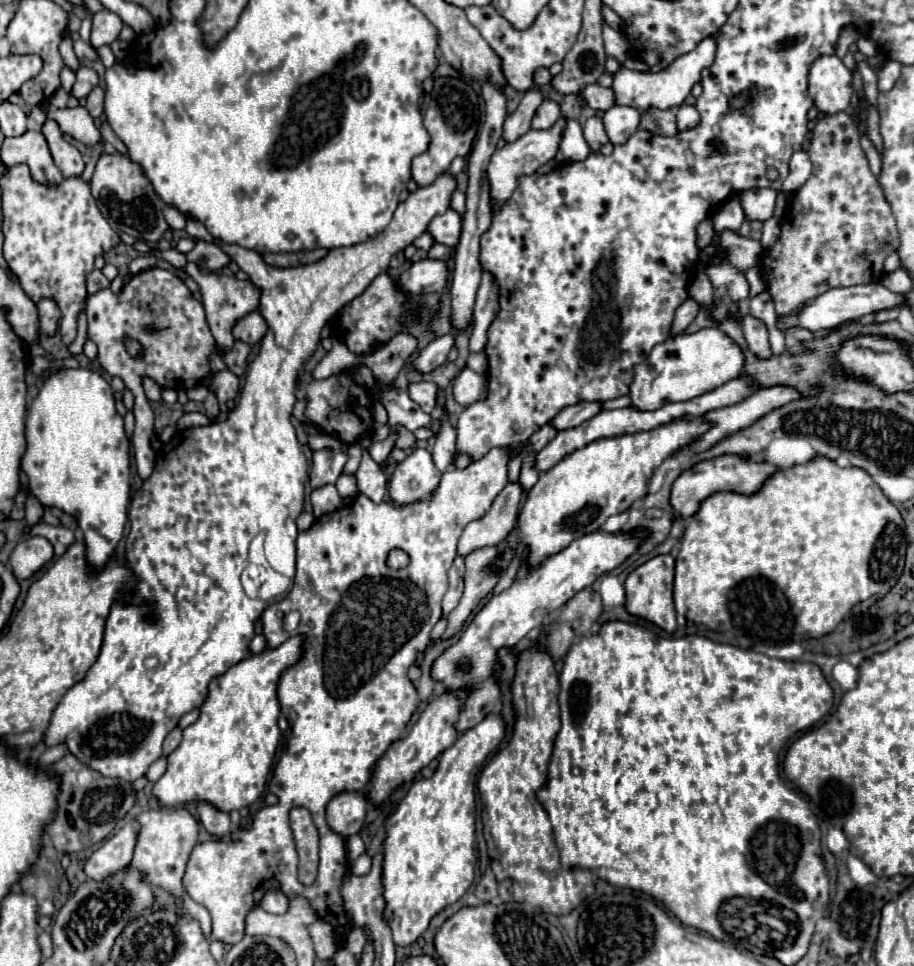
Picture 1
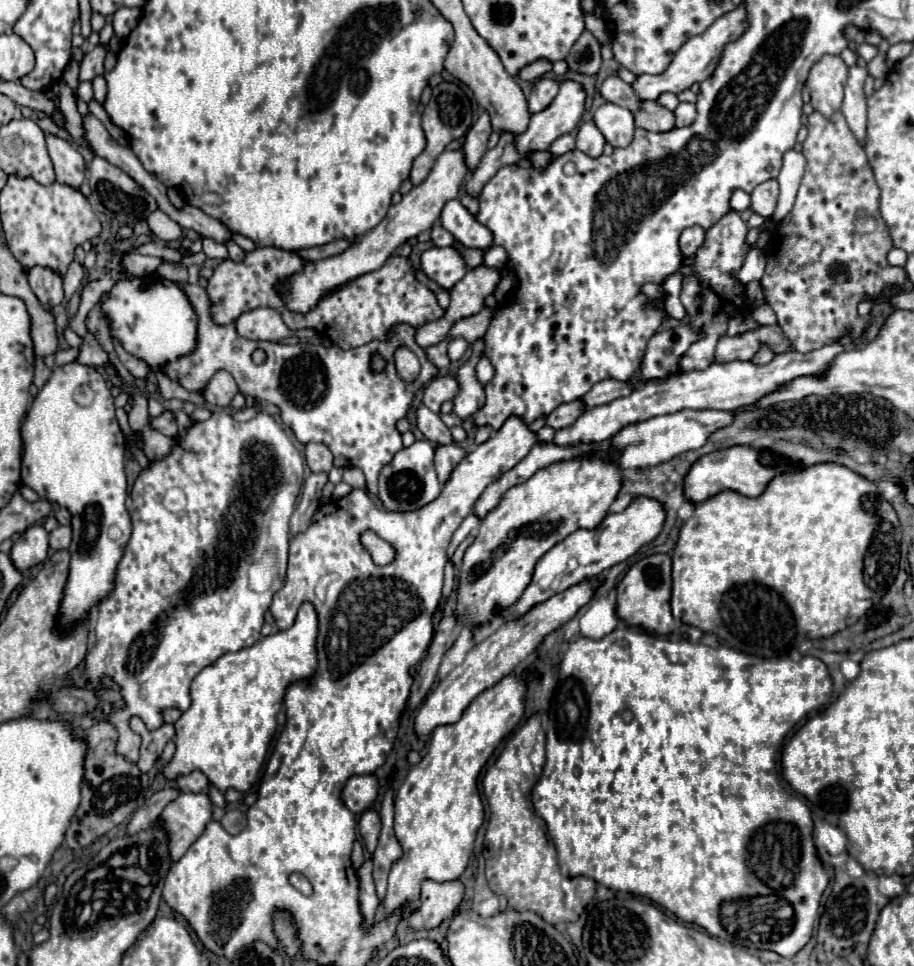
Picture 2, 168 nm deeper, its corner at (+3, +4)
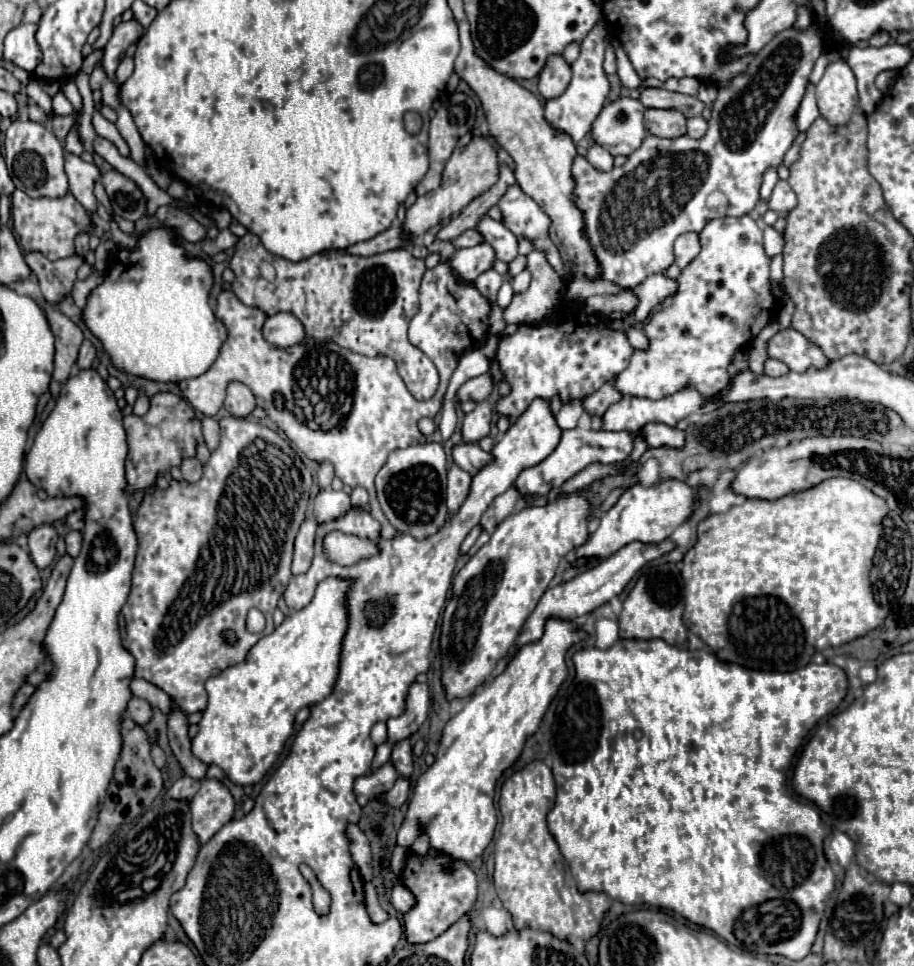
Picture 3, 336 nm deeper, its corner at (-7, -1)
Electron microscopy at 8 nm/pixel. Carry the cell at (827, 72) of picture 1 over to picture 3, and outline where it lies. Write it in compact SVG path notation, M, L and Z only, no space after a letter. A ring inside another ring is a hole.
M832 61L824 77L816 85L818 109L832 125L844 125L852 117L858 103L854 71L846 61Z

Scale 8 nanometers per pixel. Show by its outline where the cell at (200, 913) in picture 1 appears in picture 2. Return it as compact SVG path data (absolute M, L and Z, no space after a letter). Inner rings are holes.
M182 792L164 808L162 818L170 836L170 856L176 862L212 820L212 802L204 792Z

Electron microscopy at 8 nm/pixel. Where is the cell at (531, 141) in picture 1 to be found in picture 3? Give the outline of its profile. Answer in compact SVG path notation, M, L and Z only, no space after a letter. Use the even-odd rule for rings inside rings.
M600 21L600 23L596 23L592 27L592 31L582 41L580 57L572 65L572 81L570 81L568 89L560 97L546 101L546 113L544 113L546 121L550 123L550 127L554 131L570 135L574 143L582 141L590 133L592 123L600 115L604 99L606 99L606 95L610 91L610 83L608 83L606 73L602 69L604 49L606 49L606 41L604 39L606 39L606 23Z

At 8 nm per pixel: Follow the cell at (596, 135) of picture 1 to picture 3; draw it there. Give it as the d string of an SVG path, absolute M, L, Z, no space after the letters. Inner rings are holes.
M594 143L590 149L588 149L588 155L586 159L598 169L598 171L610 171L612 169L612 155L598 143Z

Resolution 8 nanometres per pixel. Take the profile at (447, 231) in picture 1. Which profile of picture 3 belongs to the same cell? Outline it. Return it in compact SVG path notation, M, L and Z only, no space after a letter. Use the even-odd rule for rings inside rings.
M484 215L478 221L476 231L484 237L484 243L492 245L492 249L500 261L510 263L518 255L518 239L500 221L494 221Z

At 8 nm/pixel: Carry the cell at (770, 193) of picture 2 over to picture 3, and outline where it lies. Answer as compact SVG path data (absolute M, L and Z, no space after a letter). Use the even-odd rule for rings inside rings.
M778 181L768 199L768 207L782 215L782 213L788 213L790 209L794 209L794 205L796 205L796 193L788 185L788 181Z

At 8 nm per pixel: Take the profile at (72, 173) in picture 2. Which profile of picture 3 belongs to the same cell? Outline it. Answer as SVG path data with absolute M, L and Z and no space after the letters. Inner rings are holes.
M66 153L66 175L70 181L70 193L90 211L96 211L96 197L94 197L94 183L100 179L100 169L94 163L82 161L78 155Z

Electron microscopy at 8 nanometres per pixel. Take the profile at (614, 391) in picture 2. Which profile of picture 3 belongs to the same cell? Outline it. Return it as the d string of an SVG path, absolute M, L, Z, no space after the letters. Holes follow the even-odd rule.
M744 215L744 217L714 219L714 221L710 221L710 223L700 231L700 241L702 241L702 253L700 253L700 255L682 271L682 275L678 277L678 283L680 283L678 295L664 299L662 305L660 305L660 309L658 309L656 313L652 313L650 319L644 323L644 335L646 335L648 341L650 341L650 349L648 349L648 351L634 351L634 357L630 359L630 365L618 375L618 379L616 379L616 389L618 389L622 395L662 399L662 397L674 395L676 391L680 391L680 389L686 387L686 385L694 385L700 393L706 393L706 395L718 393L722 387L726 387L726 381L728 381L728 365L730 365L736 349L748 345L750 341L754 341L756 335L758 335L758 333L764 329L764 325L768 323L768 319L774 317L774 297L772 297L772 291L770 291L770 257L768 257L766 251L764 251L762 229L756 225L756 221L754 221L752 217L748 217L748 215Z

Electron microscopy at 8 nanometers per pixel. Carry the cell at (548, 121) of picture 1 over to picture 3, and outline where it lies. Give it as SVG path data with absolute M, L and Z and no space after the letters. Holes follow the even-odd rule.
M562 55L550 57L550 61L546 63L546 69L542 69L542 73L538 75L540 95L546 101L560 97L566 91L566 87L570 83L570 77L572 77L570 65L566 65L566 61L562 61Z

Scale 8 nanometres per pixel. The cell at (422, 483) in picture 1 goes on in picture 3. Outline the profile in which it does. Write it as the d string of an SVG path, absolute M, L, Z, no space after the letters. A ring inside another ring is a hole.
M422 443L396 449L376 477L376 491L382 511L400 533L408 533L418 539L436 533L448 517L446 453L442 443Z

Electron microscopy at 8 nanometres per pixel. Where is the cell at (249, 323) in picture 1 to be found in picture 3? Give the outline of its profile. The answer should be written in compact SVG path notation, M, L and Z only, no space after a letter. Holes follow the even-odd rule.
M276 313L262 327L264 339L276 347L292 347L304 339L302 323L292 313Z

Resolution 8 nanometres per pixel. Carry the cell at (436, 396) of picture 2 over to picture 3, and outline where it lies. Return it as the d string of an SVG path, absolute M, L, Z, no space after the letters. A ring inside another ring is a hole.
M480 375L474 379L468 379L456 393L456 403L462 401L482 401L492 391L492 379L488 375Z

